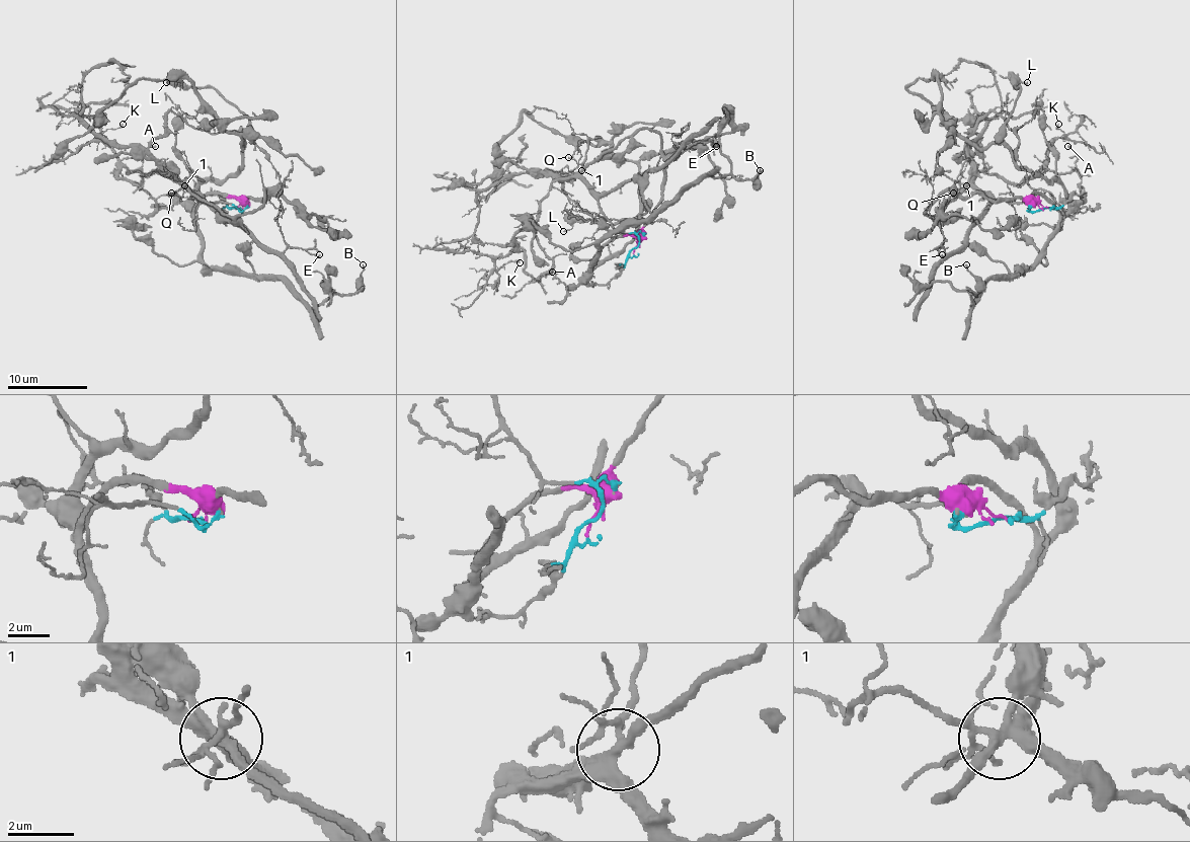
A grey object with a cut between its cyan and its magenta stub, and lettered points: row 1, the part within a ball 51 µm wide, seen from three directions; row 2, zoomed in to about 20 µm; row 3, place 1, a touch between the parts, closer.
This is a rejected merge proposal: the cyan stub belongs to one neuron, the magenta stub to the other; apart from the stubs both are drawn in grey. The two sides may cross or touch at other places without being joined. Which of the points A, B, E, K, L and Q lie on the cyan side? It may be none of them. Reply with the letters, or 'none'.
A, E, K, Q

